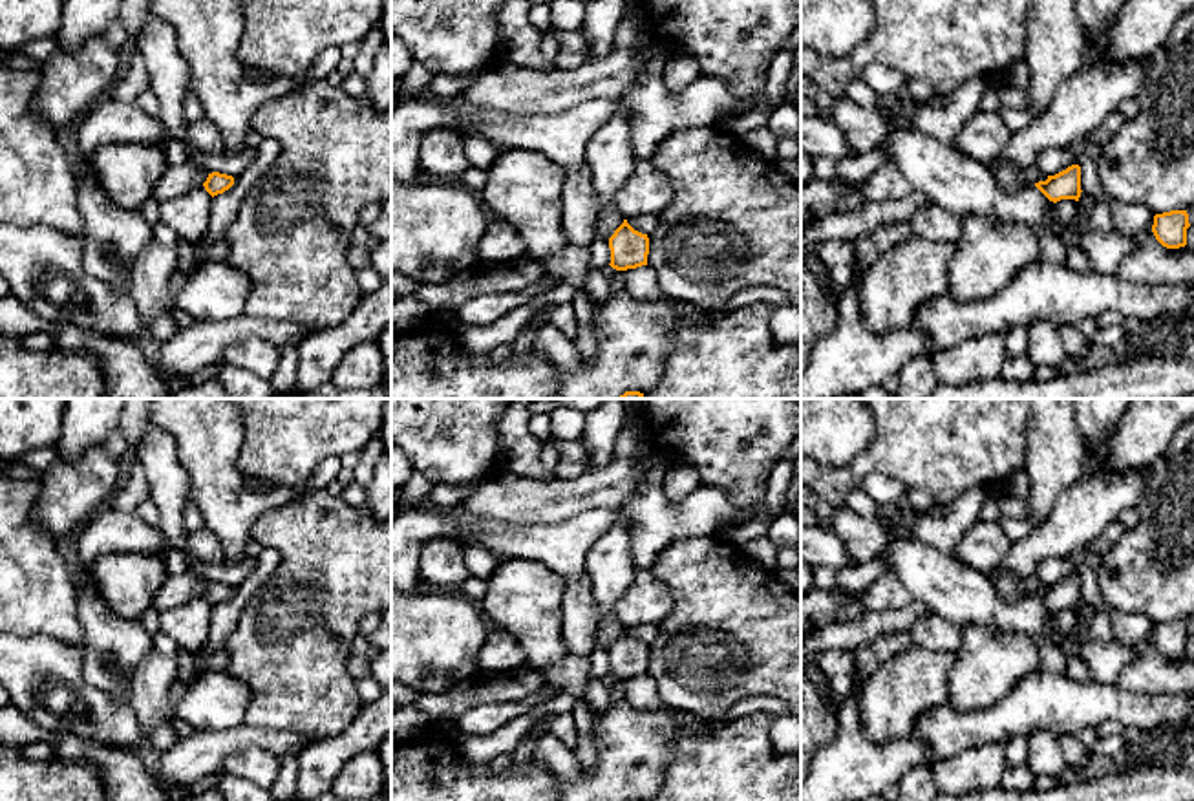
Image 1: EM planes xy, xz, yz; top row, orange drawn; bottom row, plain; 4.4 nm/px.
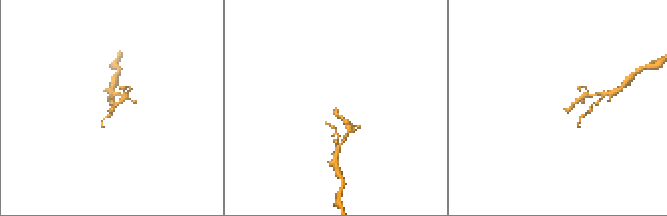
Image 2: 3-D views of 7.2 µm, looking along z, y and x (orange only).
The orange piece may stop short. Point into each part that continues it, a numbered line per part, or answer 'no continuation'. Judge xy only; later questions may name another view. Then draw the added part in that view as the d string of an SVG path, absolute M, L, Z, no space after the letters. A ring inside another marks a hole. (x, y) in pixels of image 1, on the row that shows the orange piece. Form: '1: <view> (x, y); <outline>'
1: xy (178, 180); M187 161L183 165L168 166L161 176L154 198L163 203L172 198L183 196L192 188L197 188L208 177L207 170L197 168L194 163Z

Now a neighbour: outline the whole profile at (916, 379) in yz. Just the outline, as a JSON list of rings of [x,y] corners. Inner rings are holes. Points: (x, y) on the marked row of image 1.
[[[909,358],[898,371],[896,399],[927,399],[938,384],[933,358]]]

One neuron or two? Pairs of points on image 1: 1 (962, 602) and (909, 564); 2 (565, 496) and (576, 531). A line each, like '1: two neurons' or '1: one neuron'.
1: one neuron
2: two neurons

